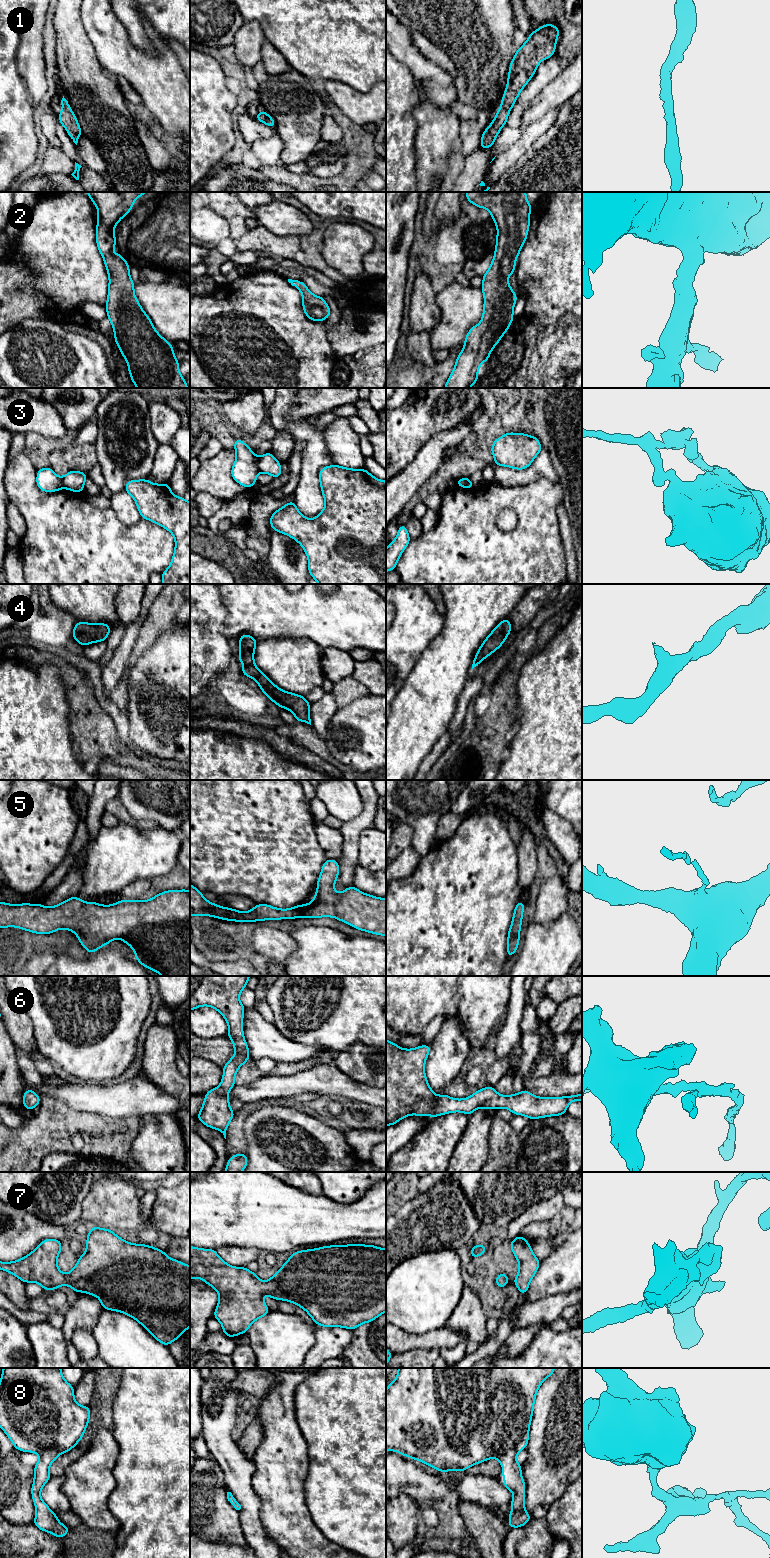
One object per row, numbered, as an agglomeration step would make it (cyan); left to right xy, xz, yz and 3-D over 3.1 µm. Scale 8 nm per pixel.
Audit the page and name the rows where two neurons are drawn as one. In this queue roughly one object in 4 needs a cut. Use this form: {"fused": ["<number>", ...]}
{"fused": ["3"]}

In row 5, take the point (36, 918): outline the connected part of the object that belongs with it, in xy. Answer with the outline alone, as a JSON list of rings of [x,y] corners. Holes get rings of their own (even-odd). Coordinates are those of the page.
[[[168,890],[143,901],[121,899],[112,905],[83,902],[79,897],[68,898],[61,904],[46,907],[37,904],[7,904],[0,902],[0,928],[17,927],[35,934],[52,934],[67,929],[77,935],[80,944],[88,954],[96,952],[113,939],[121,939],[132,947],[137,962],[162,976],[190,976],[190,891]]]

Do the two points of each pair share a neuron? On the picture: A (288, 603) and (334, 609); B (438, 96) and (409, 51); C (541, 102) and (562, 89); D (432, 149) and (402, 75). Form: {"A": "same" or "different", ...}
{"A": "same", "B": "same", "C": "same", "D": "different"}

